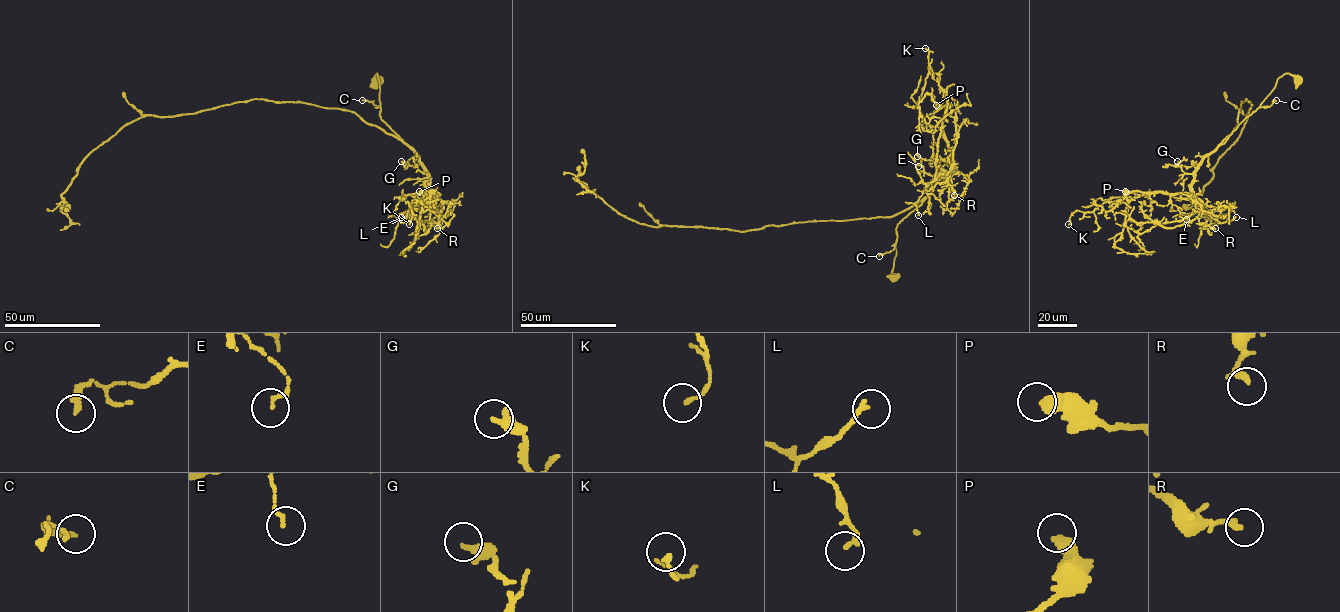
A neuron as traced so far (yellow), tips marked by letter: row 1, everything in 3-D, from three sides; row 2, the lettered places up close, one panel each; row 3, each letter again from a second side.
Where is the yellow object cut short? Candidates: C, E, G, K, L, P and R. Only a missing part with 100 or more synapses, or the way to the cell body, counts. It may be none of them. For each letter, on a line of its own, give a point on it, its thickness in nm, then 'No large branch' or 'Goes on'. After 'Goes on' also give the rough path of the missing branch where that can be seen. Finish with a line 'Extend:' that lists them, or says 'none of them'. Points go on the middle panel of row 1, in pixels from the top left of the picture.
C: Place: (879, 256). Thickness 170 nm. No large branch
E: Place: (918, 166). Thickness 130 nm. No large branch
G: Place: (917, 156). Thickness 220 nm. No large branch
K: Place: (925, 48). Thickness 160 nm. No large branch
L: Place: (918, 215). Thickness 200 nm. No large branch
P: Place: (936, 105). Thickness 480 nm. No large branch
R: Place: (954, 195). Thickness 240 nm. No large branch
Extend: none of them

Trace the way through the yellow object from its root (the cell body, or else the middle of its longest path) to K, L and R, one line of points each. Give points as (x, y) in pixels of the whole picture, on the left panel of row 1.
K: (377, 80), (380, 118), (415, 152), (428, 189), (437, 193), (401, 199), (412, 211), (409, 224)
L: (377, 80), (380, 118), (415, 152), (427, 174), (426, 197), (401, 217)
R: (377, 80), (380, 118), (415, 152), (426, 171), (428, 191), (432, 196), (430, 222), (437, 228)

